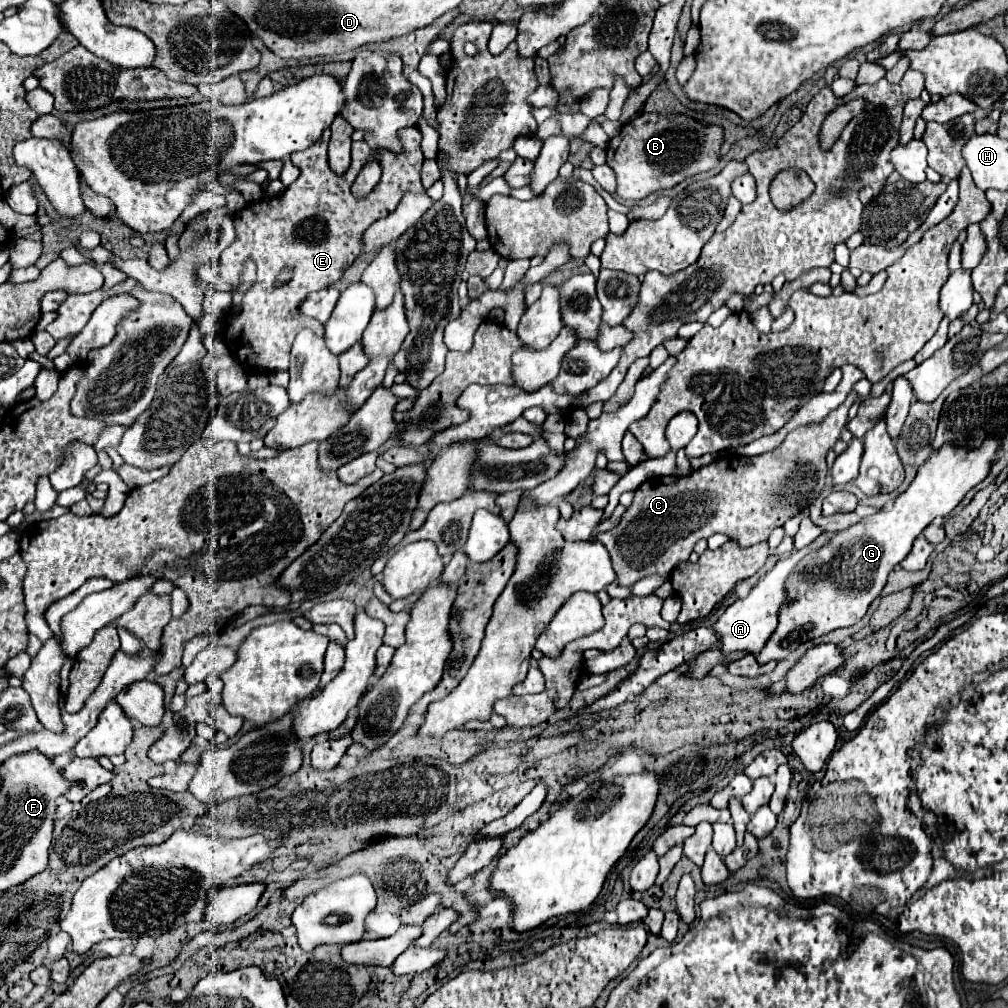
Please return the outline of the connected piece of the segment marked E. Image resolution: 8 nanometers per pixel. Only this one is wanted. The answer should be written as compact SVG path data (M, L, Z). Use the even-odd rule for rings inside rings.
M416 127L404 129L400 133L404 143L404 153L394 155L390 151L380 153L382 179L374 187L368 197L356 199L350 193L350 185L360 173L362 165L370 159L370 147L360 141L352 143L352 163L344 175L336 175L328 165L328 141L330 131L320 137L318 143L310 145L304 151L294 153L294 165L300 167L300 177L286 187L284 193L276 197L264 197L258 203L250 203L242 211L236 213L236 241L222 253L220 275L224 281L234 287L240 281L240 273L246 257L252 257L258 267L256 283L244 293L240 313L228 319L226 339L228 343L238 343L242 353L242 365L256 371L276 371L288 369L290 349L294 337L300 329L308 327L322 335L322 325L310 317L298 313L298 305L312 291L320 291L334 281L338 281L348 265L362 253L362 233L378 219L390 215L404 193L424 193L420 183L420 169L424 163L424 155L420 149L422 133ZM292 267L294 277L288 285L276 289L276 275L284 269Z

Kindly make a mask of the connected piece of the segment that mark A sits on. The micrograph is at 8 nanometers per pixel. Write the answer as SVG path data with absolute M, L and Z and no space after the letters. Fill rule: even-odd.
M824 533L810 547L794 551L794 555L788 557L788 559L780 559L776 563L776 567L764 579L758 581L758 585L748 593L748 597L734 601L726 609L726 613L712 625L714 633L720 637L720 651L722 653L734 653L734 651L746 651L750 655L758 655L760 653L760 649L764 647L764 643L768 641L768 637L772 635L772 631L778 625L778 609L780 609L780 603L786 599L786 593L784 593L784 581L786 581L786 577L792 573L794 565L804 555L808 555L810 551L820 549L822 545L826 545L830 541L830 537L832 537L832 533Z

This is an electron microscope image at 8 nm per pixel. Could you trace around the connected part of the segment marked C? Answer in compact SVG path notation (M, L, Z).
M850 393L820 425L798 427L772 453L718 459L690 473L690 477L654 477L642 483L620 523L612 531L596 533L596 539L612 557L616 583L630 587L648 575L668 577L676 563L688 561L700 539L714 533L724 533L742 547L766 541L772 529L784 525L786 519L812 505L820 495L828 473L826 455L848 421L848 409L863 400Z

